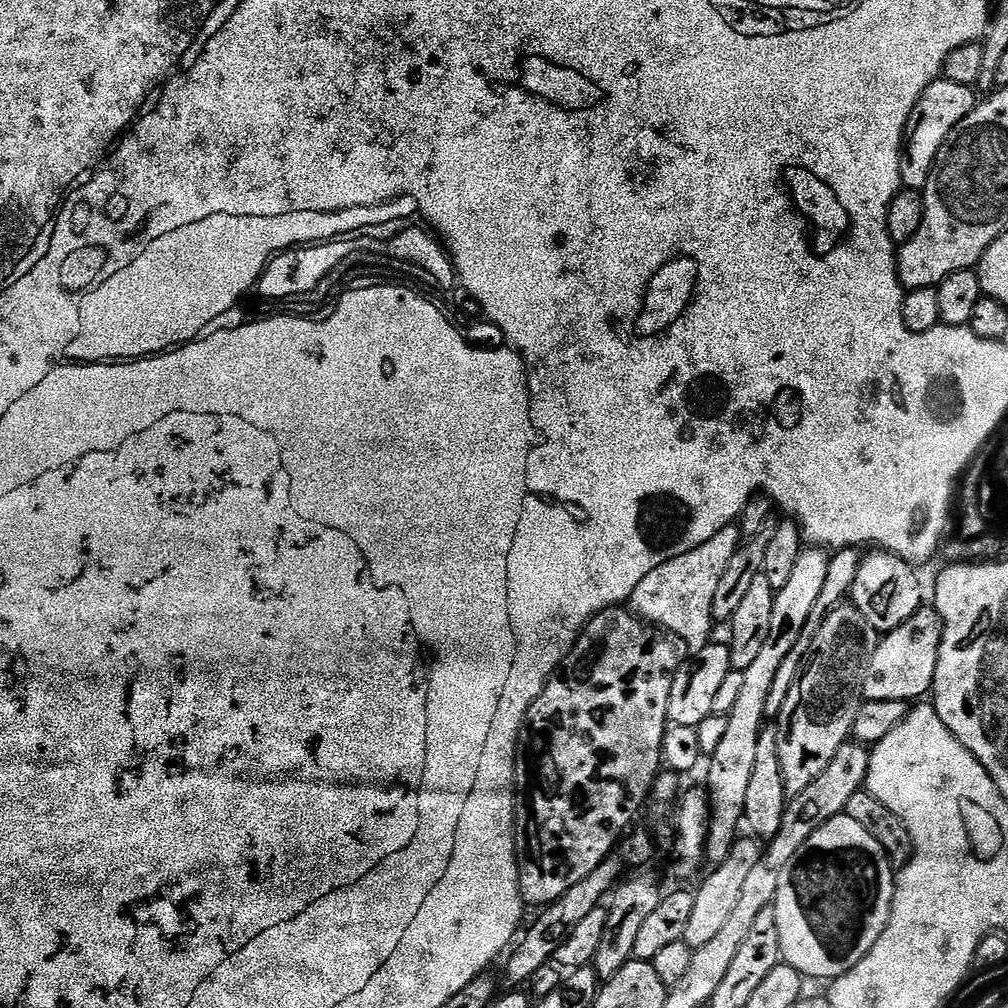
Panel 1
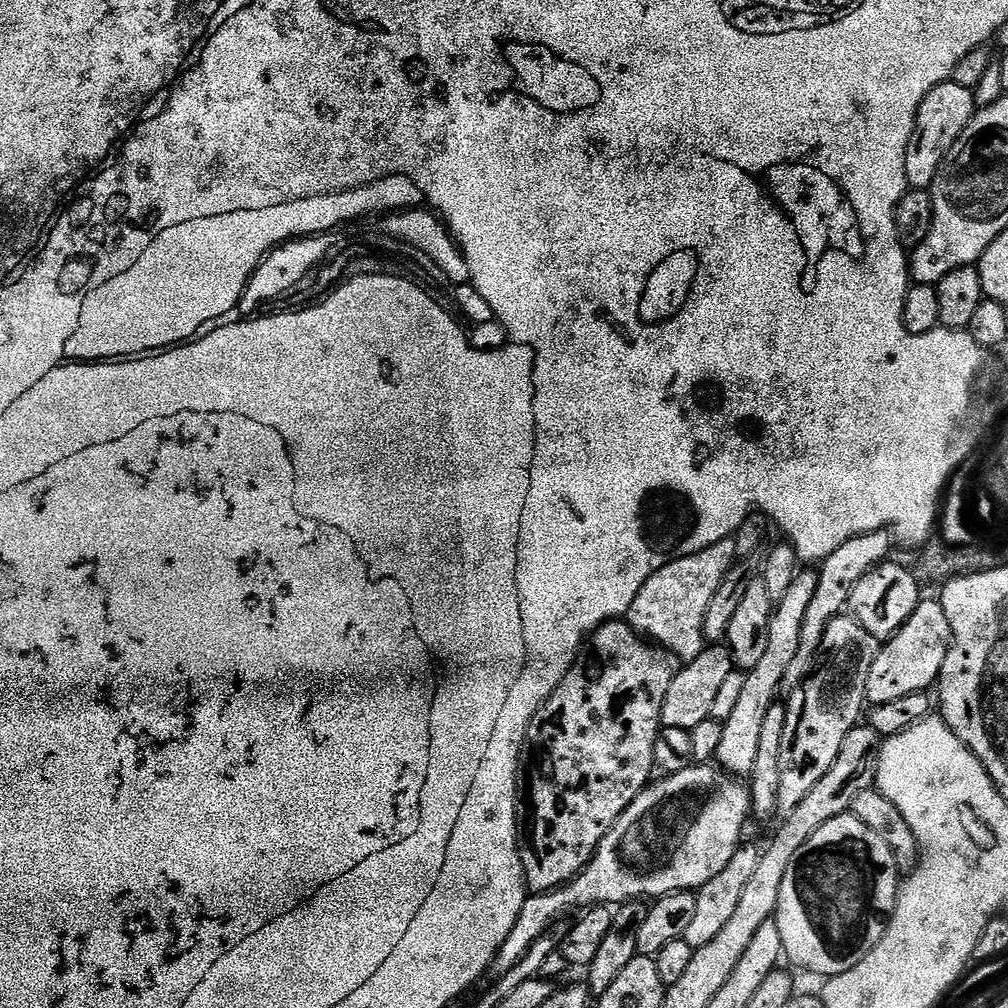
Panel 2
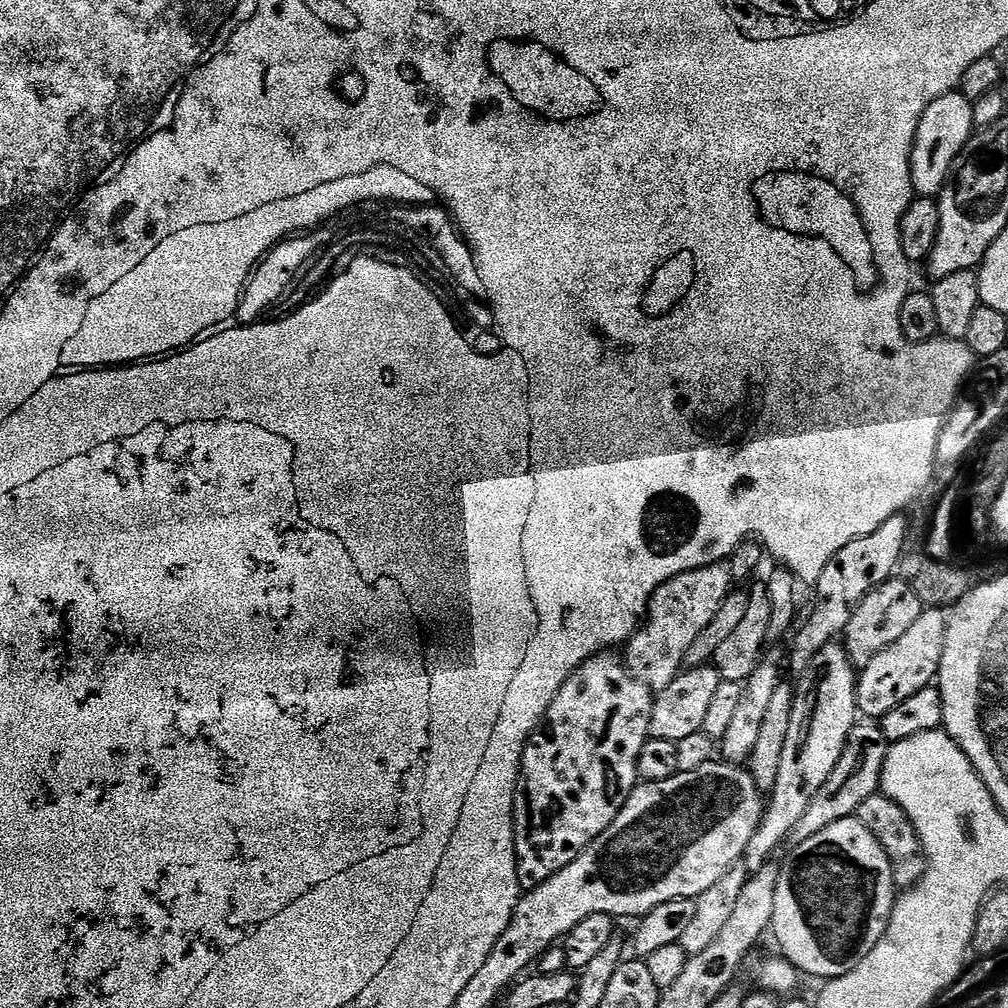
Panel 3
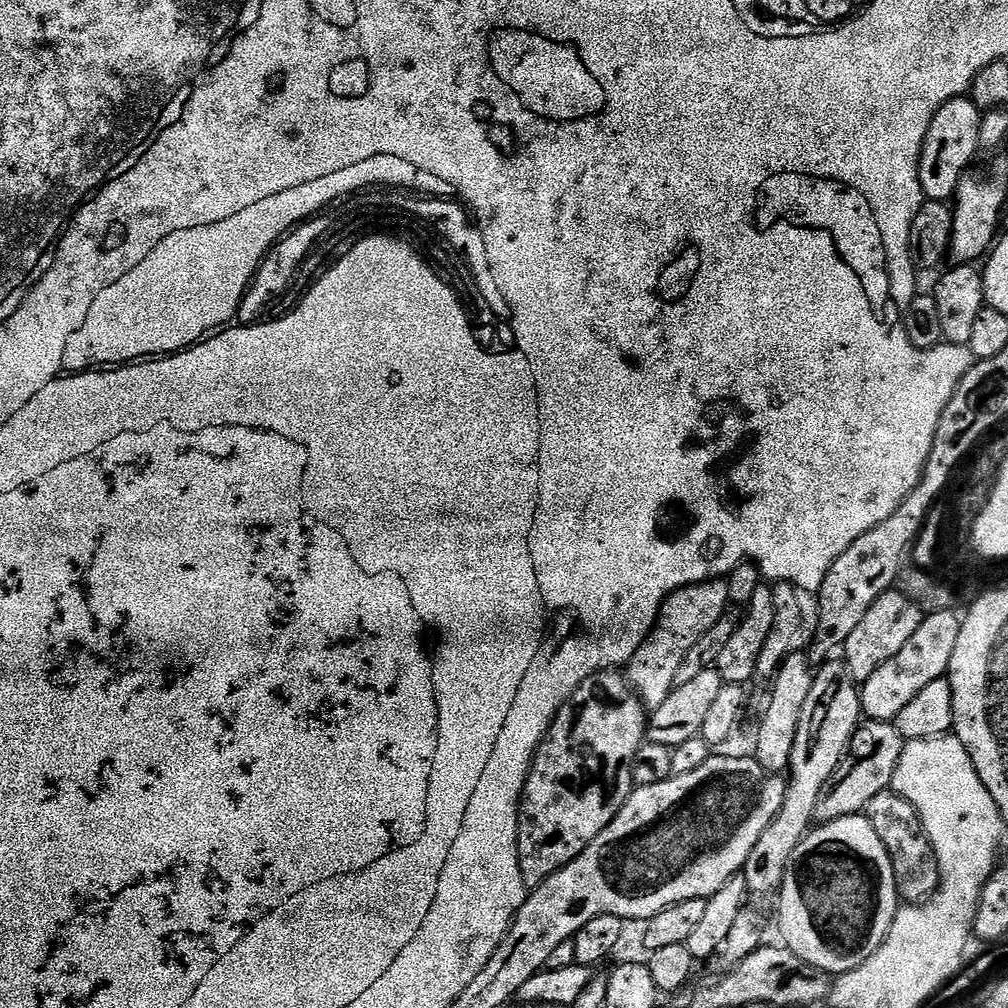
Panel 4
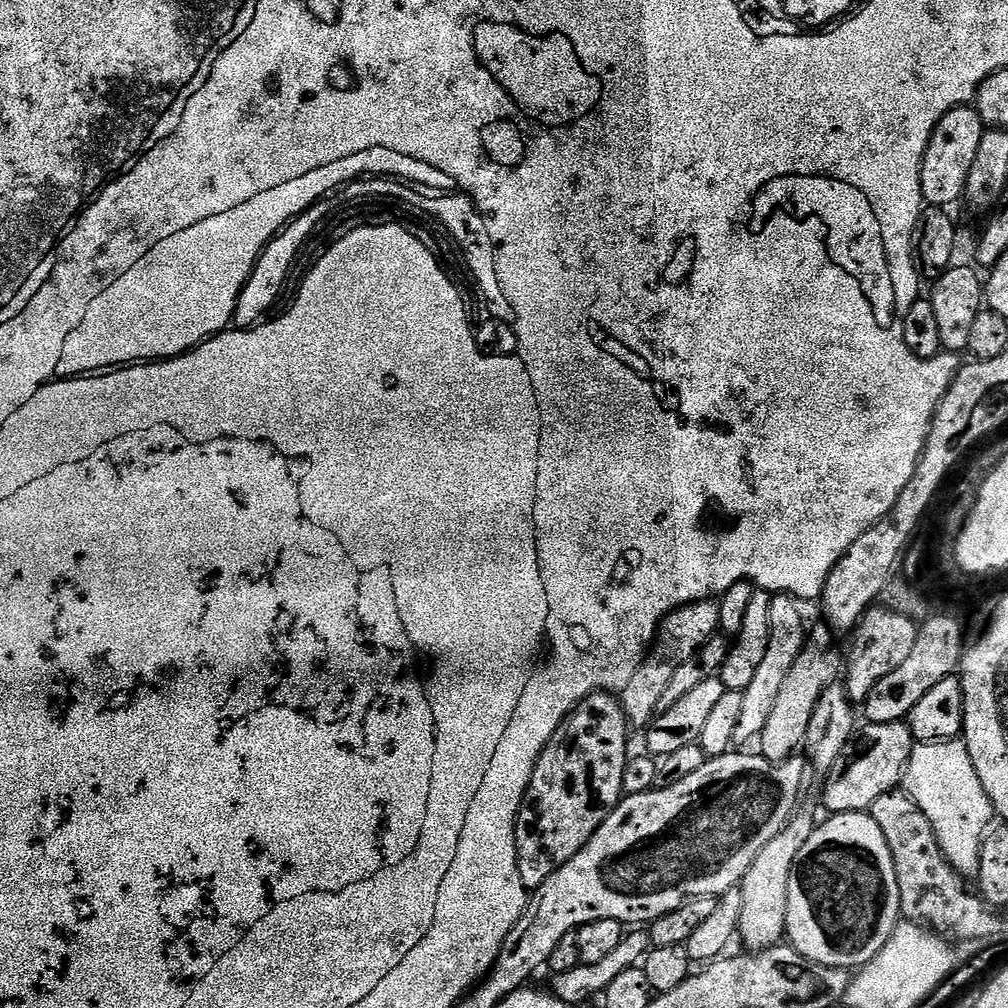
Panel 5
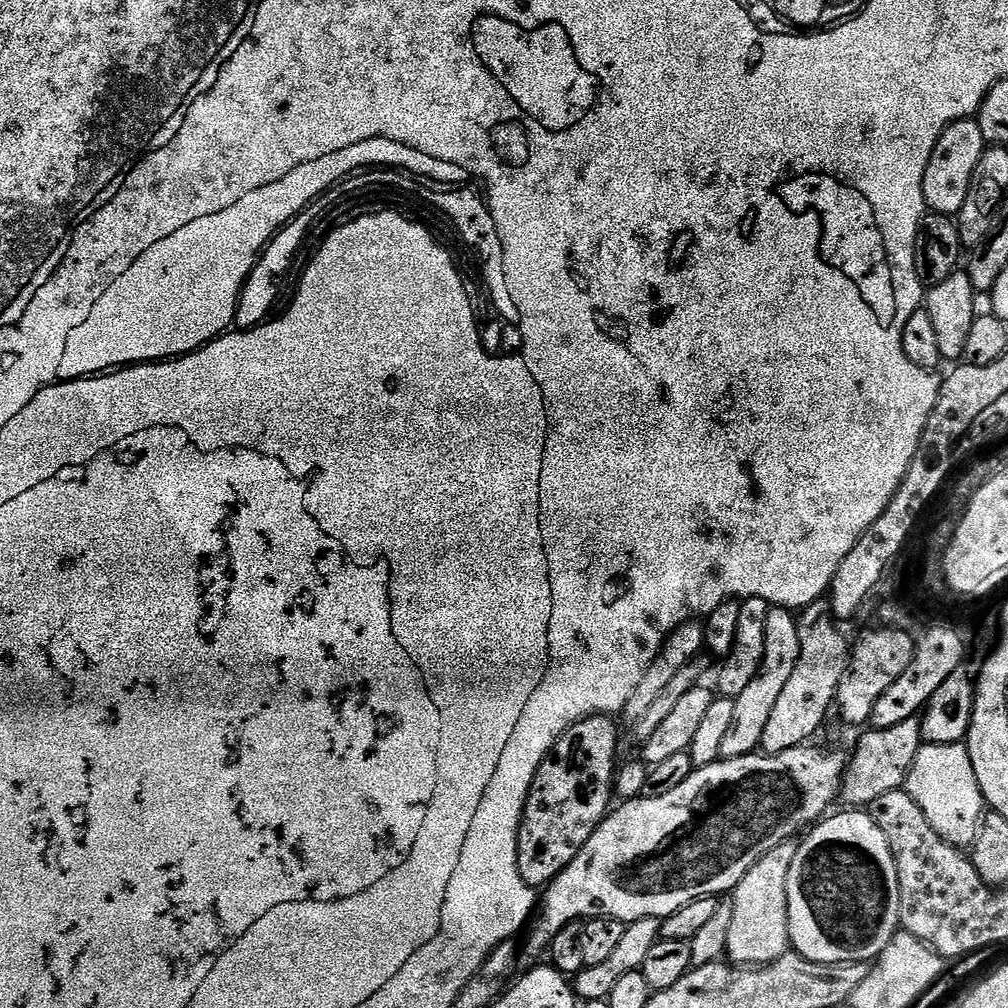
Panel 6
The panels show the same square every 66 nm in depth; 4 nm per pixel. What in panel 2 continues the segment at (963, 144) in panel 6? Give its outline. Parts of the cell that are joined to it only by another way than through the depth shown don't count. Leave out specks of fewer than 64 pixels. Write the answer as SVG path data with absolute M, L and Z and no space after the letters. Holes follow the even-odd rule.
M954 82L940 84L926 96L916 115L916 125L906 150L906 178L913 189L931 189L952 147L956 145L956 139L964 133L977 111L973 89Z

